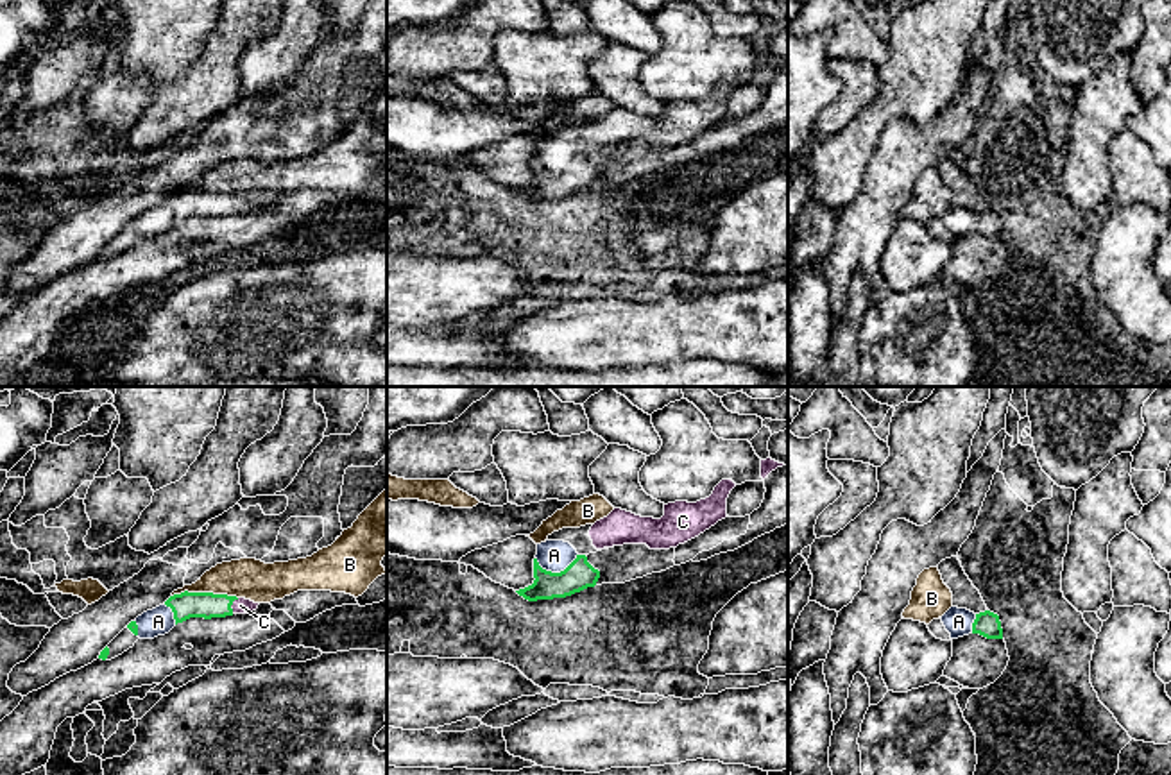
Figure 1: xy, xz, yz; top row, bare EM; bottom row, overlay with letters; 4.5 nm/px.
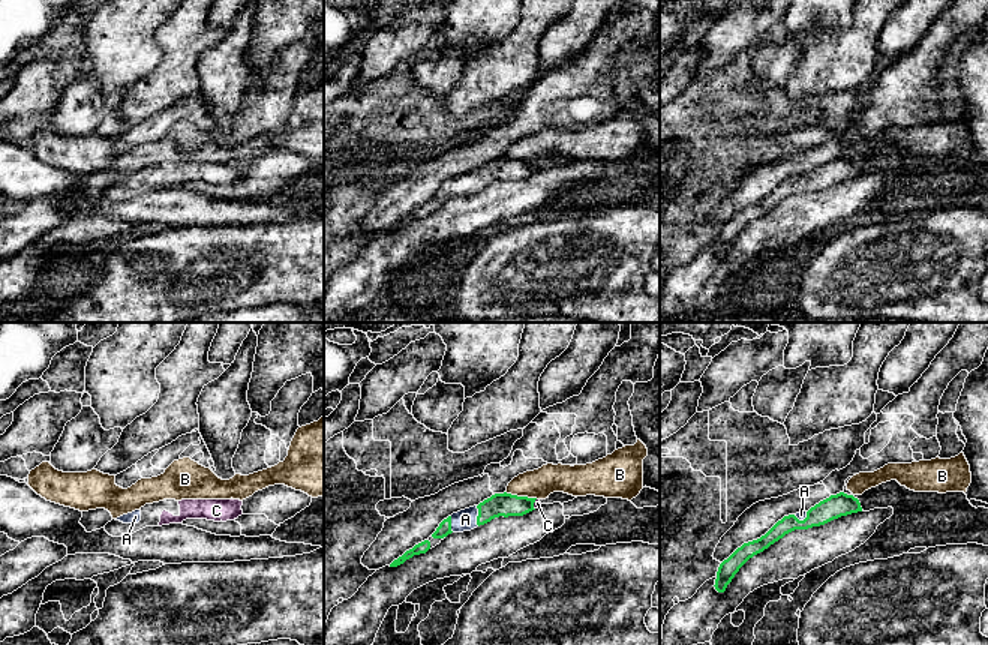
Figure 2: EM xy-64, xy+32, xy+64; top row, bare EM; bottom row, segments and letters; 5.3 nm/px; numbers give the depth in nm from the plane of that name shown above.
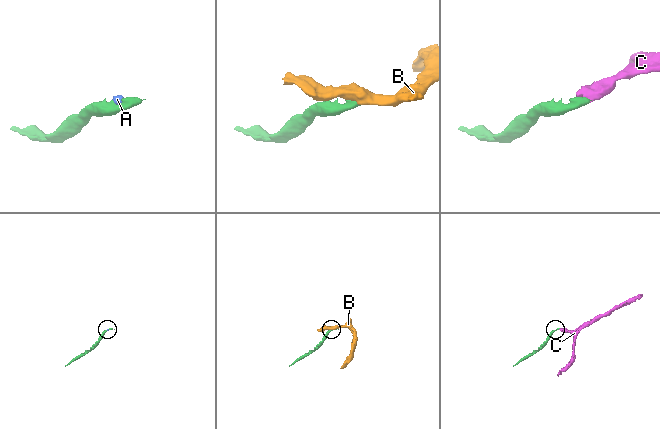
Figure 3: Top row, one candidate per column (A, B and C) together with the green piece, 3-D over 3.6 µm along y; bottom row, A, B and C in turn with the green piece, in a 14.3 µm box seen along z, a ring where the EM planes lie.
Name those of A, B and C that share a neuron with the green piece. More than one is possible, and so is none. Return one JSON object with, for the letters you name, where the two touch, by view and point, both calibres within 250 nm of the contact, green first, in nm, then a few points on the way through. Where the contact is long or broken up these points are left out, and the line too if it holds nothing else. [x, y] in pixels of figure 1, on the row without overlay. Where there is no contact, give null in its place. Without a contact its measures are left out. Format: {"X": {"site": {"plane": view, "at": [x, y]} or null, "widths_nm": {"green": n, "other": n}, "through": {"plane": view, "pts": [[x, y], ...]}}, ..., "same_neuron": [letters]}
{"A": {"site": {"plane": "xz", "at": [557, 172]}, "widths_nm": {"green": 140, "other": 140}, "through": {"plane": "xz", "pts": [[579, 174], [557, 172], [554, 154]]}}, "C": {"site": {"plane": "xy", "at": [231, 203]}, "widths_nm": {"green": 120, "other": 70}, "through": {"plane": "xy", "pts": [[185, 204], [231, 203], [240, 204]]}}, "same_neuron": ["A", "C"]}

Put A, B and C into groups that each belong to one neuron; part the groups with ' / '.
A C / B

